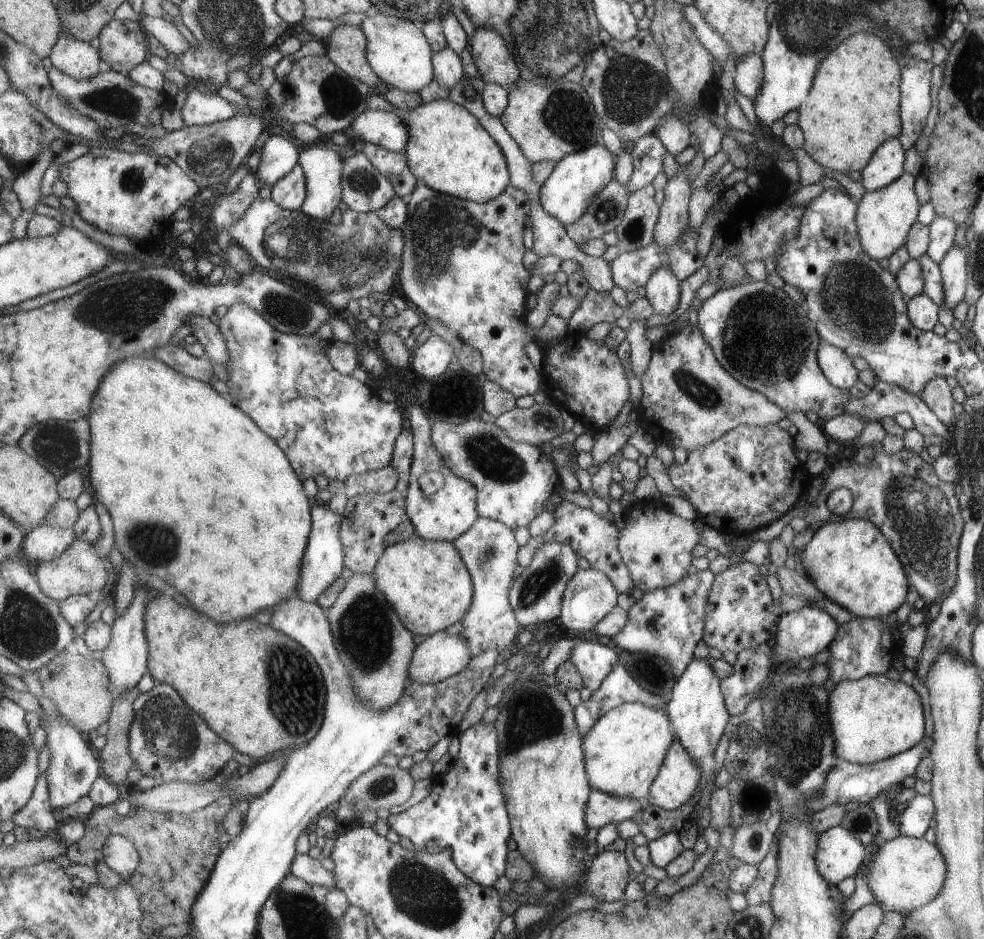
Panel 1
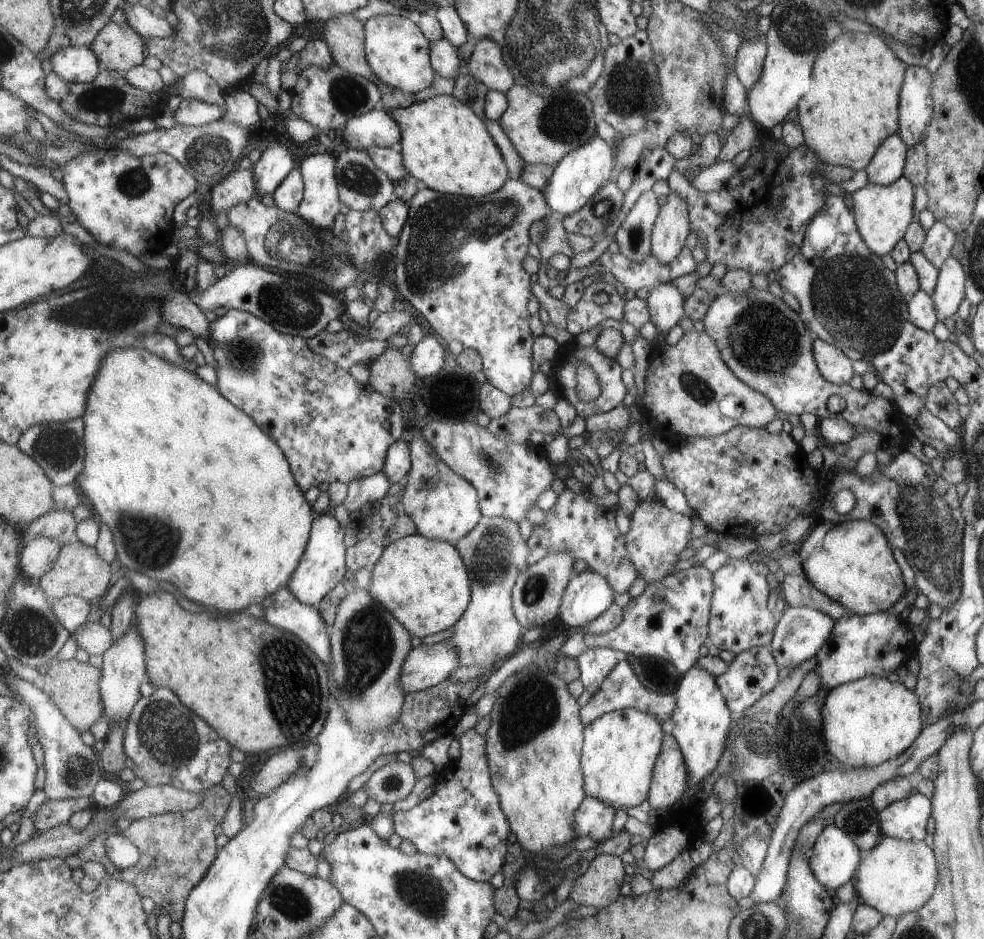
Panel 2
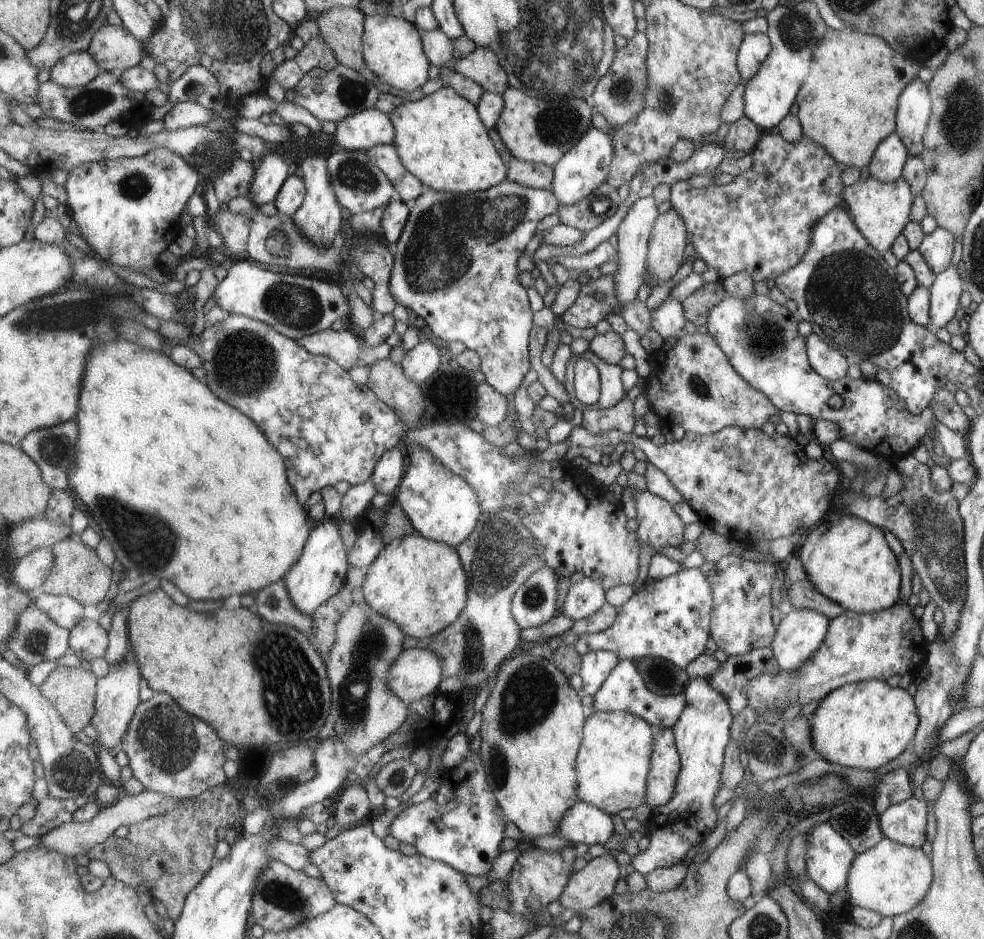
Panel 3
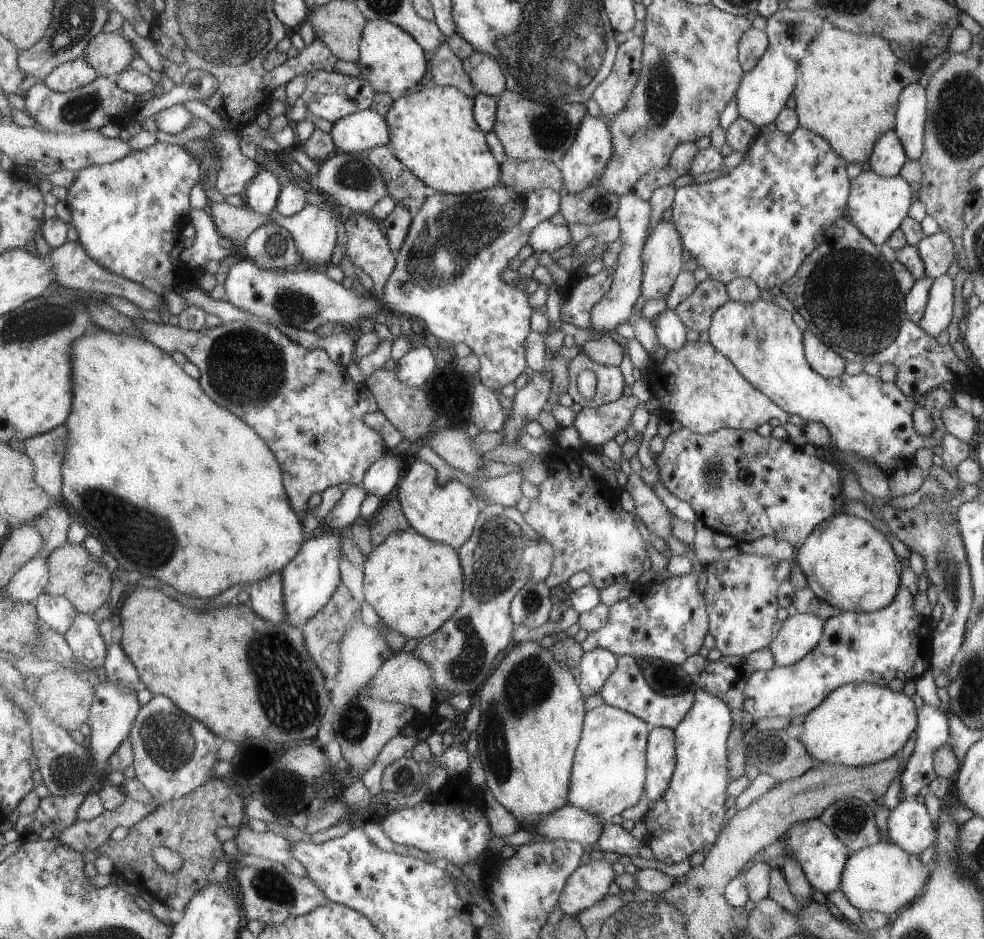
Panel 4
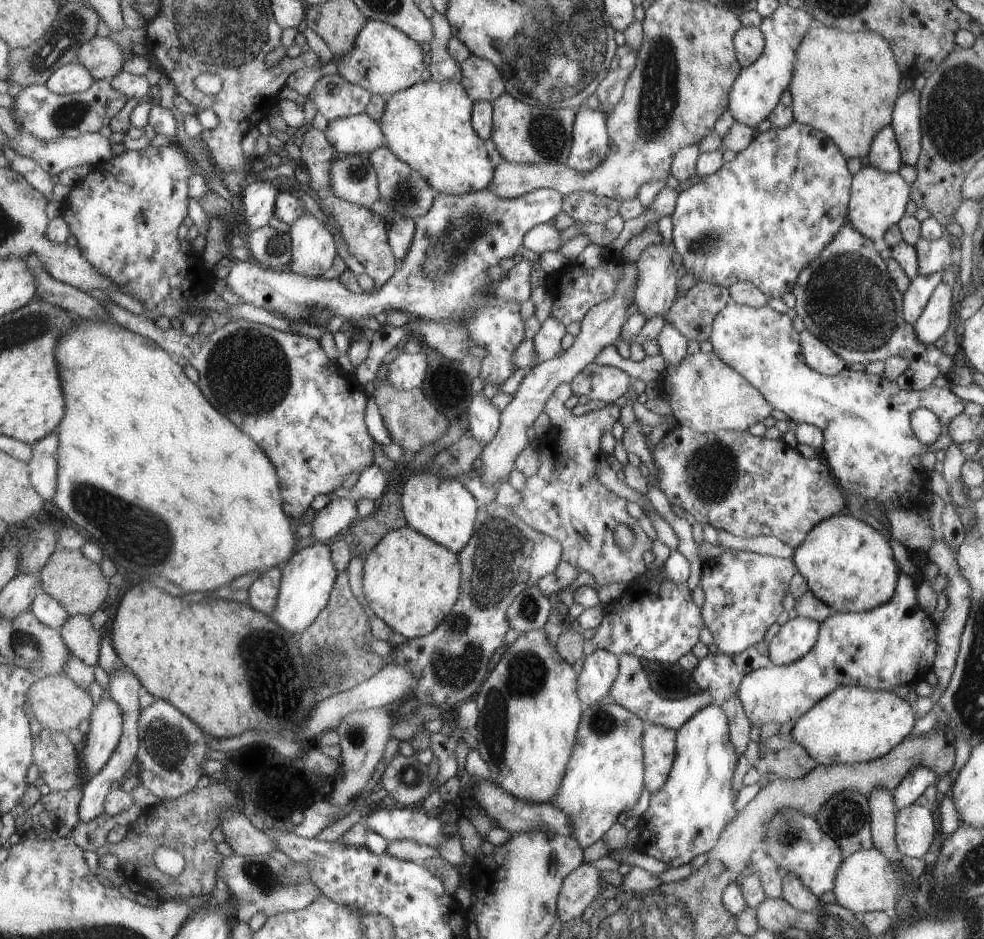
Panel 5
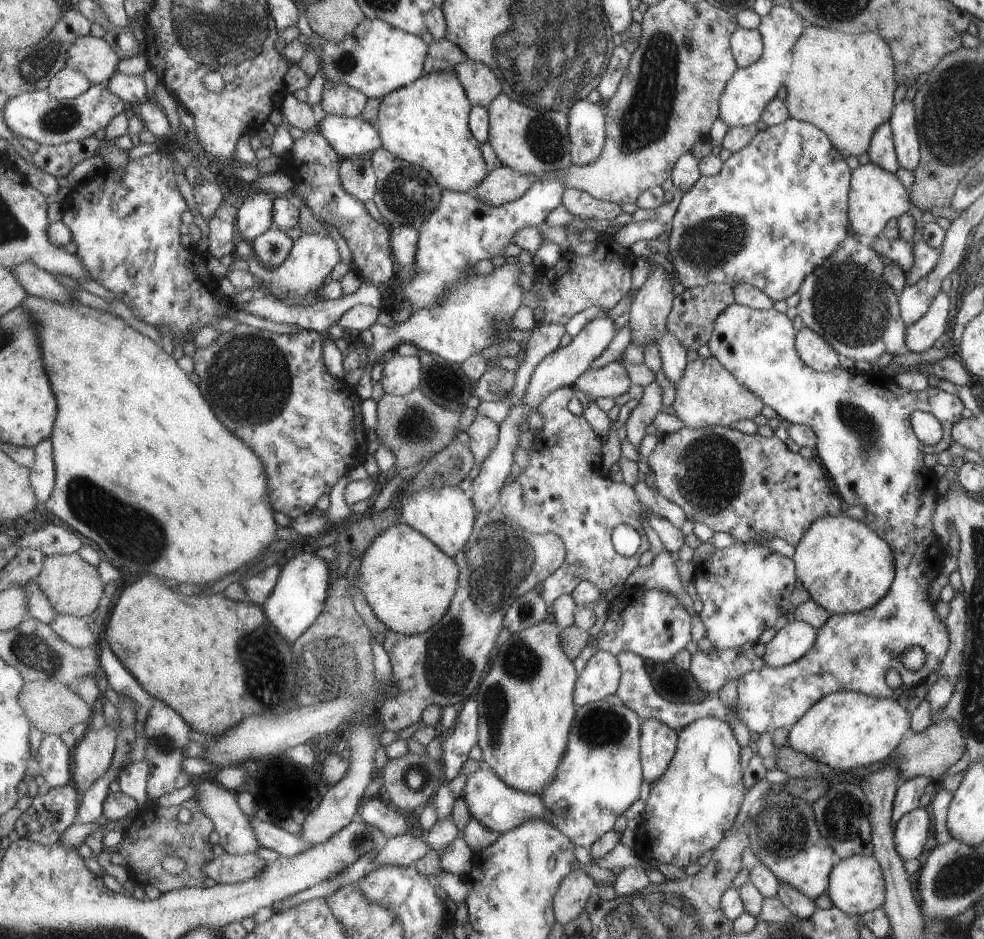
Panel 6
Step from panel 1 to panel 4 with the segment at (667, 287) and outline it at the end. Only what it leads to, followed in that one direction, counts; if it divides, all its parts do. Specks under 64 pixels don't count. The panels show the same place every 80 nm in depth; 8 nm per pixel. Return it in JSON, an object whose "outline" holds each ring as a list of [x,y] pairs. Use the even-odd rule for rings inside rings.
{"outline":[[[665,308],[655,316],[654,332],[660,346],[665,346],[668,352],[679,350],[686,342],[687,328],[673,312],[675,308]]]}

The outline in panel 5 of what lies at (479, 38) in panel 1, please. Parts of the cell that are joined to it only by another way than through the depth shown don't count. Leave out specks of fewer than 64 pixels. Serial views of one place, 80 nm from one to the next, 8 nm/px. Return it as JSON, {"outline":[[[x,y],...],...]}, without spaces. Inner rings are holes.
{"outline":[[[472,54],[461,63],[461,68],[461,84],[475,103],[479,100],[494,102],[506,93],[505,78],[501,76],[501,70],[495,62]]]}

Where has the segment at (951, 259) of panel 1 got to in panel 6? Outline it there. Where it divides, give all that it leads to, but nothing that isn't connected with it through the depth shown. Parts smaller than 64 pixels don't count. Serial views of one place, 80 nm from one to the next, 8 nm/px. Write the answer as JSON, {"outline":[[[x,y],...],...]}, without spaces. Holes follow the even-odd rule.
{"outline":[[[941,290],[931,300],[927,312],[908,326],[905,332],[907,351],[921,353],[927,351],[937,339],[942,339],[949,316],[949,298]]]}

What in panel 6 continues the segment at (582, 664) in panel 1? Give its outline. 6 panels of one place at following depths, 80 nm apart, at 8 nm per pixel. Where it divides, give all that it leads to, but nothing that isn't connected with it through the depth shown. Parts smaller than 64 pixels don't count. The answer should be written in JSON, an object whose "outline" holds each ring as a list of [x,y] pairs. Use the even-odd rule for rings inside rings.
{"outline":[[[596,651],[581,670],[573,690],[573,704],[581,707],[606,699],[616,692],[620,683],[620,666],[616,656],[606,651]]]}

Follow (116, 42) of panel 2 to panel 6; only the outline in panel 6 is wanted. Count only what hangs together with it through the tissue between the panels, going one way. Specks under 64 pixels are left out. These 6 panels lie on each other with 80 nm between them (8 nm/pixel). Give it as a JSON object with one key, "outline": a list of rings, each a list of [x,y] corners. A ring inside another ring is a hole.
{"outline":[[[90,35],[77,40],[69,50],[67,65],[85,72],[93,85],[110,80],[117,74],[121,60],[107,41]]]}

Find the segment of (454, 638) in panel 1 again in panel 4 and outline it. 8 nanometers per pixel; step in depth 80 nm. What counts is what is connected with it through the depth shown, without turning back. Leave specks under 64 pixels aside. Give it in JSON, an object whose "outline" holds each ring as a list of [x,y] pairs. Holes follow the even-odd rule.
{"outline":[[[398,652],[391,657],[377,672],[377,676],[373,676],[373,680],[367,686],[367,696],[385,700],[385,702],[401,702],[405,705],[415,707],[421,717],[425,719],[435,717],[436,701],[433,688],[433,668],[415,656],[415,652]]]}

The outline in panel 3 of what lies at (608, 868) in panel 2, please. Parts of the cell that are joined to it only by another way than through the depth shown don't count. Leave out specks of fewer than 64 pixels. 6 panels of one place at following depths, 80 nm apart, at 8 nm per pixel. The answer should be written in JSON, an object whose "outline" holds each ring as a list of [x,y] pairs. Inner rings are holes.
{"outline":[[[606,855],[588,858],[586,865],[570,876],[559,901],[564,908],[575,911],[595,907],[611,896],[617,878],[619,866],[613,858]]]}

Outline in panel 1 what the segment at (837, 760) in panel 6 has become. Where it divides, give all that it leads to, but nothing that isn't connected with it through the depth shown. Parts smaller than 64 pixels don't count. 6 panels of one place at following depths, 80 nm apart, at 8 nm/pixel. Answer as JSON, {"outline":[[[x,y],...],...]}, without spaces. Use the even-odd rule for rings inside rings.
{"outline":[[[865,675],[860,679],[844,681],[829,686],[828,720],[834,740],[837,760],[843,759],[850,763],[866,765],[888,759],[900,752],[907,751],[923,738],[925,718],[919,695],[901,681],[887,679],[884,675]]]}

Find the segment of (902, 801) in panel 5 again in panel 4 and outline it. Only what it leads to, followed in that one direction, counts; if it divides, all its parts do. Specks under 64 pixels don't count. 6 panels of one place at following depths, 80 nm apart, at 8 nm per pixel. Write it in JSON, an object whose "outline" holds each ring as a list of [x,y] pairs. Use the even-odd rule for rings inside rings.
{"outline":[[[925,702],[917,709],[917,729],[907,752],[905,770],[901,772],[901,799],[915,798],[936,778],[932,754],[948,742],[947,714]]]}

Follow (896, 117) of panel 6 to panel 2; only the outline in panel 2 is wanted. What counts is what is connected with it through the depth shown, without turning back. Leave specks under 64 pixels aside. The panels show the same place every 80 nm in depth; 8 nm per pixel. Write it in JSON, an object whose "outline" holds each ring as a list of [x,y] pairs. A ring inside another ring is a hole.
{"outline":[[[906,66],[899,94],[899,128],[896,133],[907,148],[915,147],[921,141],[921,134],[932,118],[929,82],[931,73],[924,67]]]}

